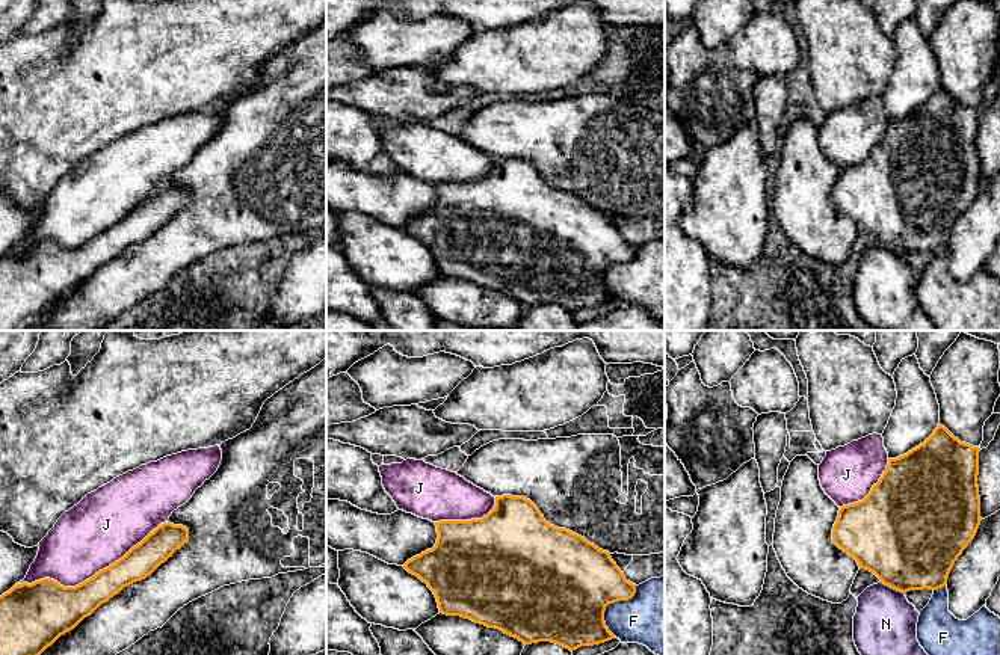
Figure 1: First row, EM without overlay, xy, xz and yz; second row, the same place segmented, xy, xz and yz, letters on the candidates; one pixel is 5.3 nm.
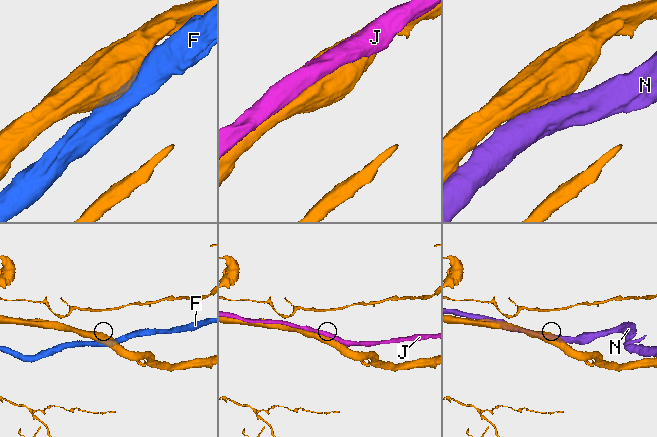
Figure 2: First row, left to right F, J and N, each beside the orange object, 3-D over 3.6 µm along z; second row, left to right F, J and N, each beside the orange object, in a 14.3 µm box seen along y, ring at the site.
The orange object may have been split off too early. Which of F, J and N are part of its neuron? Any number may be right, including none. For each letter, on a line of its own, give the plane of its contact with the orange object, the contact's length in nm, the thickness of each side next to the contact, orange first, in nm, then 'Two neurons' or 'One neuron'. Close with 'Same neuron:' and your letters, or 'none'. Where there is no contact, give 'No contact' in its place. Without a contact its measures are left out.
F: Touches orange in xz. Shared border 300 nm. Thickness 480 nm (orange) against 300 nm. Two neurons
J: Touches orange in xy. Shared border 850 nm. Thickness 260 nm (orange) against 360 nm. Two neurons
N: Touches orange in yz. Shared border 140 nm. Thickness 500 nm (orange) against 340 nm. Two neurons
Same neuron: none

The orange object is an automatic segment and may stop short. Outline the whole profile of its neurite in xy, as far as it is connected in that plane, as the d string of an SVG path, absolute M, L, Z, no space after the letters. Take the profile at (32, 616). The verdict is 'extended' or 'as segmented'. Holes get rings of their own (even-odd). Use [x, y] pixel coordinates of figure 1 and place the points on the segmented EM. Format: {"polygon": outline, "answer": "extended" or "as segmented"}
{"polygon": "M165 522L122 558L76 587L44 578L0 596L0 655L41 655L124 587L145 580L189 542L189 530Z", "answer": "as segmented"}

